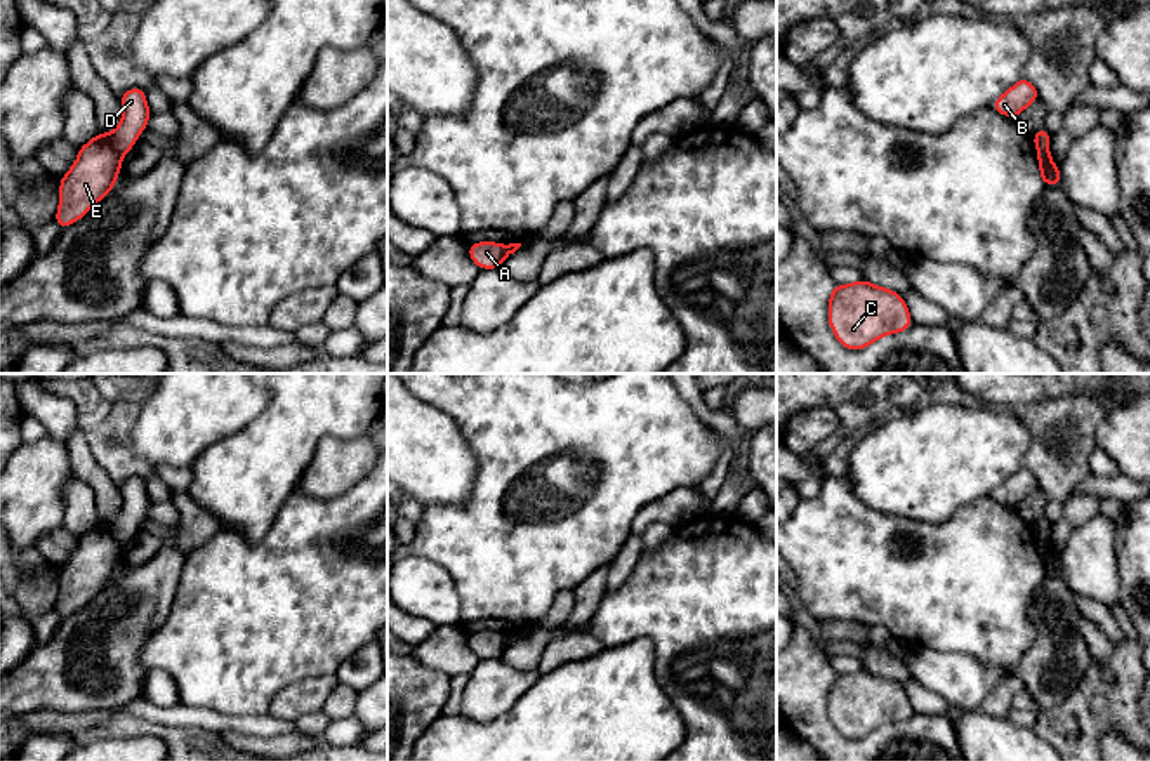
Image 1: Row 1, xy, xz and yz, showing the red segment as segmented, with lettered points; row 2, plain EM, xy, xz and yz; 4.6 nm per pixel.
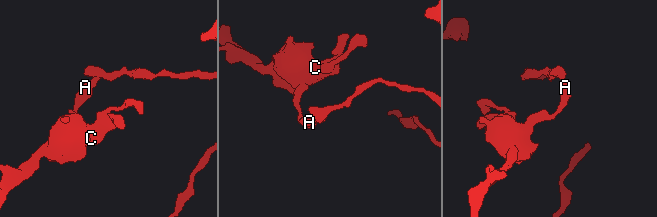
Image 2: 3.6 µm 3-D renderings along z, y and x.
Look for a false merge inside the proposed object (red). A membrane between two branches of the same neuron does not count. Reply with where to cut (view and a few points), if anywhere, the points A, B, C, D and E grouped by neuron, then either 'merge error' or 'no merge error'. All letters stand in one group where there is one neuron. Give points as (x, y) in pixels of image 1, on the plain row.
cut in xy along (108, 523), (113, 537), (122, 546); A C E / B D; merge error

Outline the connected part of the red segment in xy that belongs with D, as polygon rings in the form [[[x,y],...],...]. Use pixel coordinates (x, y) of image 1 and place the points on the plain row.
[[[132,476],[120,485],[122,511],[109,523],[116,542],[123,547],[137,532],[142,519],[148,518],[148,509],[153,504],[146,492],[146,478]]]

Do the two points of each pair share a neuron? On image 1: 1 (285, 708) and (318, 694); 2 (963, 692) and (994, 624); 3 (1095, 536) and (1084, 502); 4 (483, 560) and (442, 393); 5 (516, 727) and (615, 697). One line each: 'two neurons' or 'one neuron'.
1: one neuron
2: two neurons
3: two neurons
4: one neuron
5: one neuron

